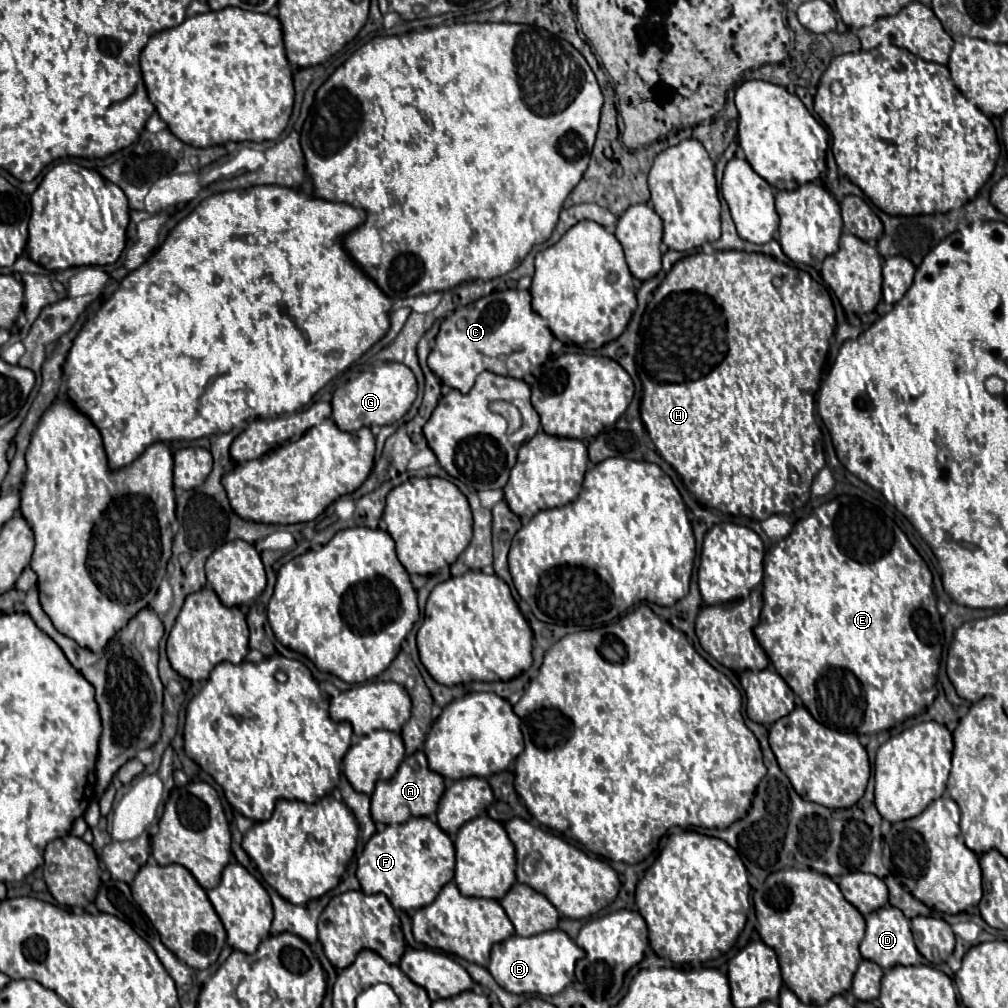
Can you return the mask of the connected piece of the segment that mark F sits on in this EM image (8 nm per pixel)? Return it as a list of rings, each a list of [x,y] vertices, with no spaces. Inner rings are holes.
[[[410,818],[398,826],[376,832],[358,858],[356,876],[366,894],[384,894],[398,910],[428,906],[440,888],[454,880],[454,844],[430,818]]]

